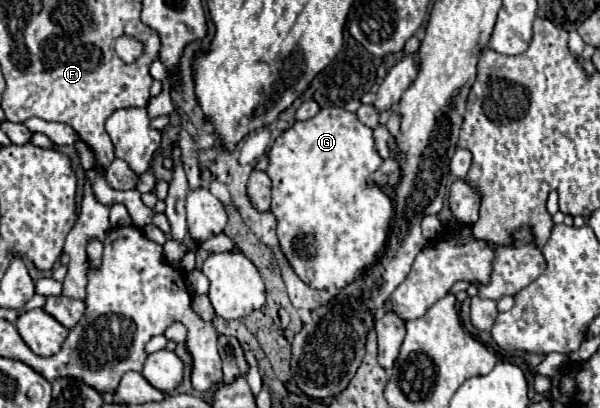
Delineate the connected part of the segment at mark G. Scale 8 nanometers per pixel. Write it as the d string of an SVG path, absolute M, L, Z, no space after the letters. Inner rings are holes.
M340 107L320 109L320 113L316 117L306 119L306 121L296 121L290 129L286 129L274 141L272 149L268 151L268 169L266 169L266 173L272 179L272 213L278 219L280 247L282 247L288 263L292 263L296 275L300 275L300 279L304 279L304 283L308 283L310 287L316 287L316 289L336 287L336 289L340 289L340 287L352 283L352 279L356 279L360 275L360 271L364 271L366 267L370 267L378 259L380 251L384 249L386 239L388 239L388 229L390 229L390 223L392 223L392 215L394 215L394 205L392 205L392 199L380 191L380 187L368 187L368 183L366 183L368 181L368 175L374 173L380 165L382 165L382 159L376 153L372 129L366 127L364 123L360 123L354 113L348 113L346 109L340 109Z

